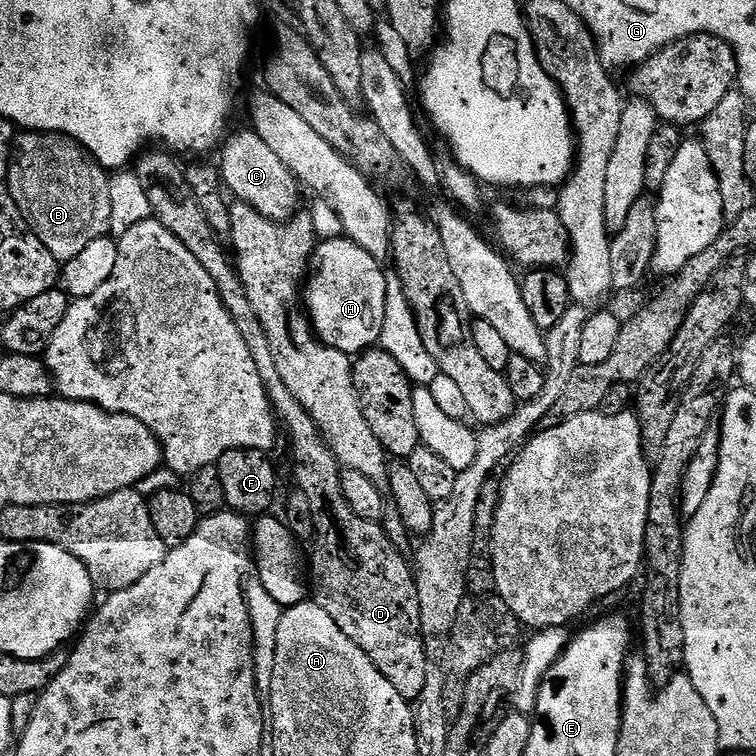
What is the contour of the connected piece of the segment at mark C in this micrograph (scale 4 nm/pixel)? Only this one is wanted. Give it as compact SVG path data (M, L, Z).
M245 126L241 132L233 131L230 139L219 149L218 171L223 187L236 195L235 199L249 204L258 214L277 222L287 222L301 211L300 192L302 185L296 175L262 142L262 138L251 127Z

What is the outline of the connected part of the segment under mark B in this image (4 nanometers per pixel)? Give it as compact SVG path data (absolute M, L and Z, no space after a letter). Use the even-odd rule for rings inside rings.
M21 131L14 140L14 151L8 162L8 189L24 215L24 221L39 238L42 246L54 254L57 262L78 258L90 242L110 232L110 176L77 140L59 132Z

